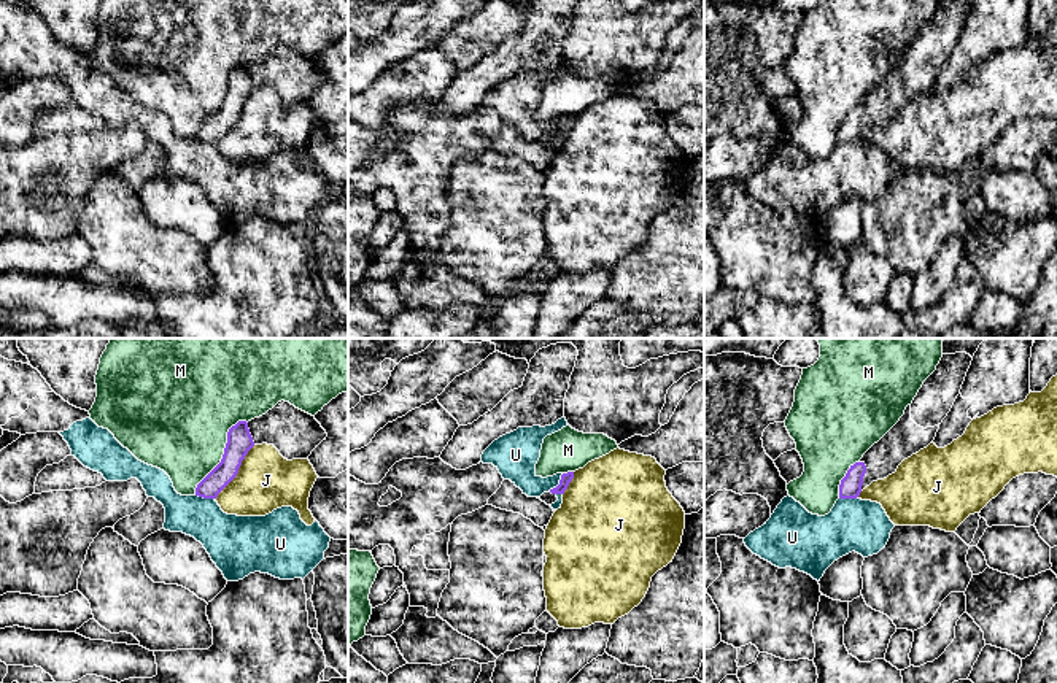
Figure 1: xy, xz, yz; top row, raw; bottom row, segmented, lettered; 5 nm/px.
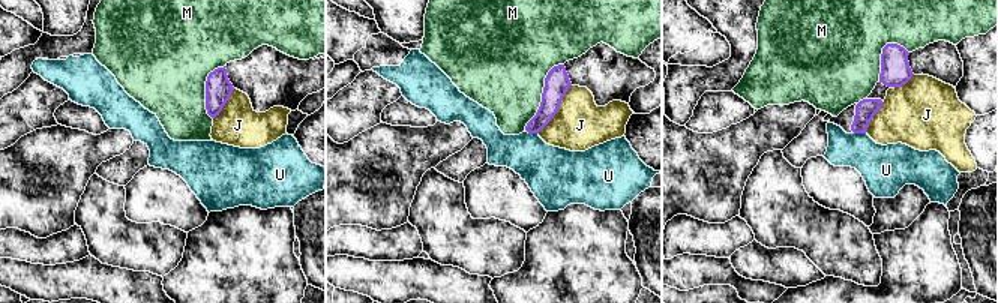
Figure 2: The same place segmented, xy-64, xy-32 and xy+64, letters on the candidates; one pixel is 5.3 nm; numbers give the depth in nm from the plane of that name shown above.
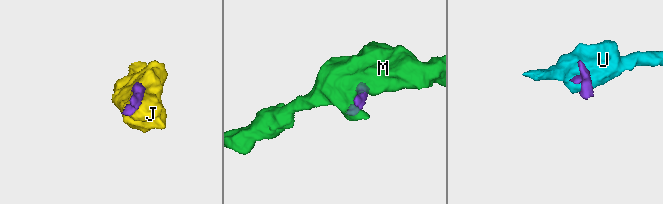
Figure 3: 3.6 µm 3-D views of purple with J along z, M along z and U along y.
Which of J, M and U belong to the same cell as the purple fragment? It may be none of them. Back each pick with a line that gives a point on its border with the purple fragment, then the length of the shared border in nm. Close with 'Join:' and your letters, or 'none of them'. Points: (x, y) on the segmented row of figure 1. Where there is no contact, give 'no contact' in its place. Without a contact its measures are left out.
Join: none of them

